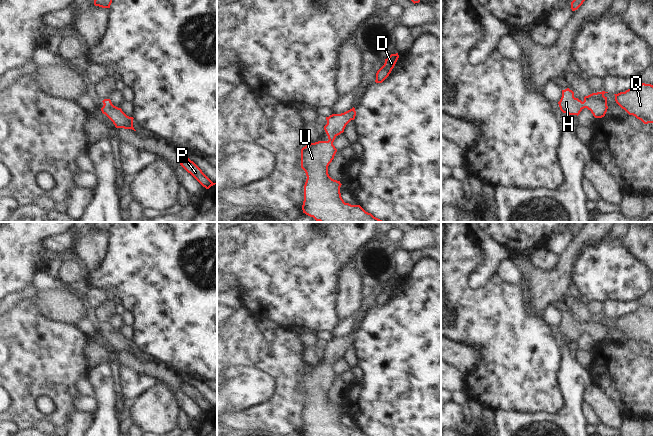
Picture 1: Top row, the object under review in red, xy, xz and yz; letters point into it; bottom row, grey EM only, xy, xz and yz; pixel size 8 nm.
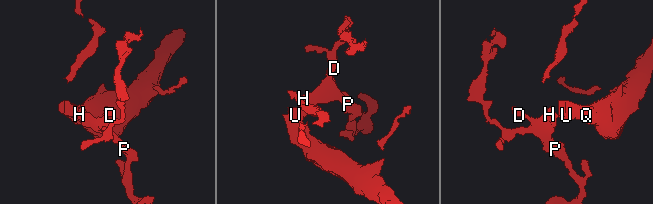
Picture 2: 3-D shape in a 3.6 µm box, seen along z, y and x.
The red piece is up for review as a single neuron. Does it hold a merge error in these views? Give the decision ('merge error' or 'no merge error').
no merge error

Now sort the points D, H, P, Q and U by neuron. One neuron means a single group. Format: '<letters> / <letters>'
D H P Q U

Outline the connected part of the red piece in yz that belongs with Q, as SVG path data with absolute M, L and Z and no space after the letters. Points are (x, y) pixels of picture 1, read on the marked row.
M642 83L615 95L616 103L644 124L653 123L653 85Z

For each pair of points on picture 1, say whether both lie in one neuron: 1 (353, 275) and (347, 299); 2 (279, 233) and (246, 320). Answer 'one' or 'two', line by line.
1: one
2: two

